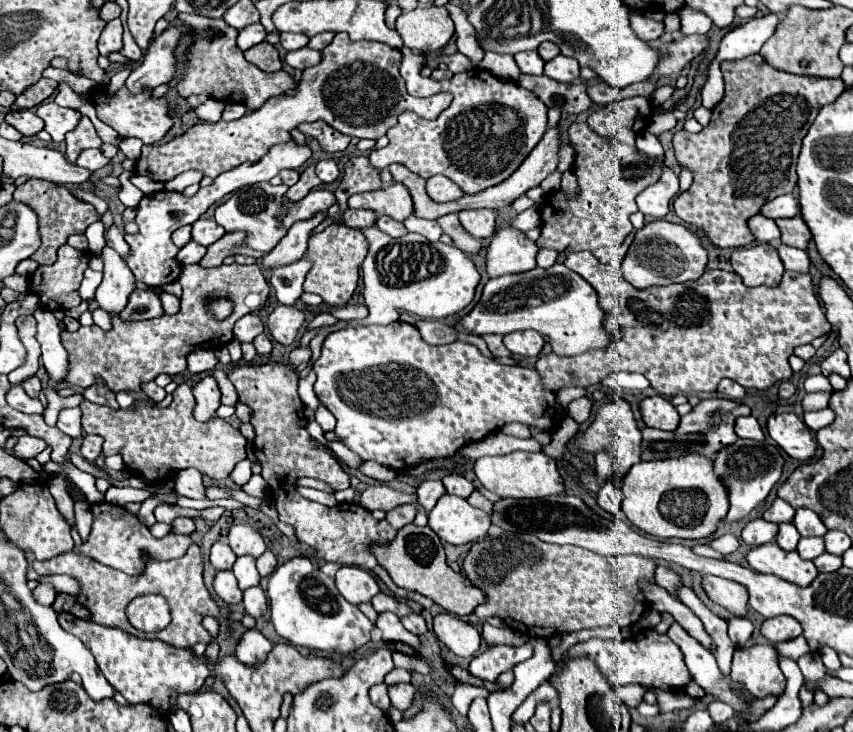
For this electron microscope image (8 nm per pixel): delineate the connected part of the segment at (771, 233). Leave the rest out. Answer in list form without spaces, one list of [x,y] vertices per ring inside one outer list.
[[[756,215],[748,221],[748,227],[752,229],[756,241],[760,243],[770,243],[774,239],[780,239],[780,229],[774,219],[768,219],[764,215]]]

